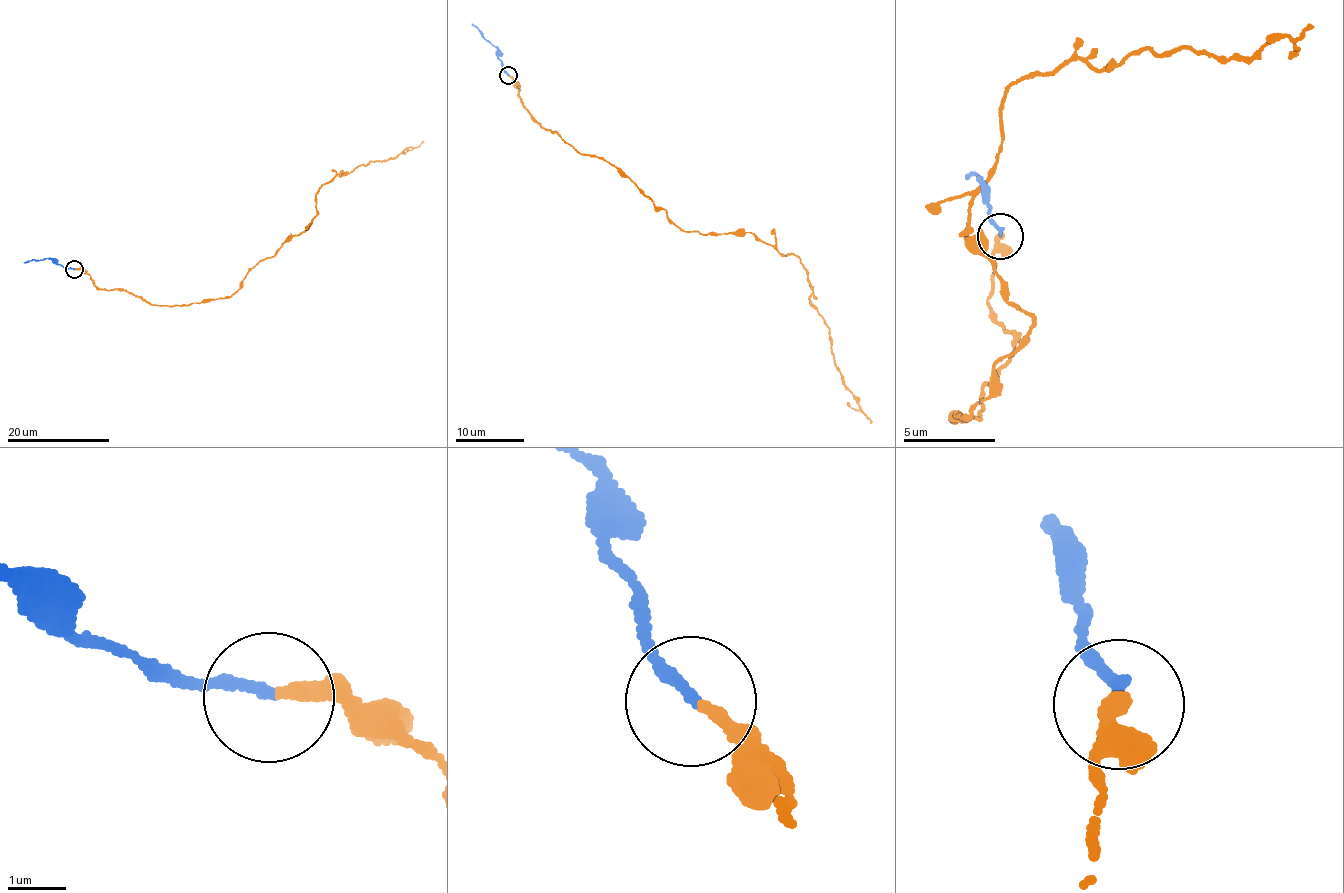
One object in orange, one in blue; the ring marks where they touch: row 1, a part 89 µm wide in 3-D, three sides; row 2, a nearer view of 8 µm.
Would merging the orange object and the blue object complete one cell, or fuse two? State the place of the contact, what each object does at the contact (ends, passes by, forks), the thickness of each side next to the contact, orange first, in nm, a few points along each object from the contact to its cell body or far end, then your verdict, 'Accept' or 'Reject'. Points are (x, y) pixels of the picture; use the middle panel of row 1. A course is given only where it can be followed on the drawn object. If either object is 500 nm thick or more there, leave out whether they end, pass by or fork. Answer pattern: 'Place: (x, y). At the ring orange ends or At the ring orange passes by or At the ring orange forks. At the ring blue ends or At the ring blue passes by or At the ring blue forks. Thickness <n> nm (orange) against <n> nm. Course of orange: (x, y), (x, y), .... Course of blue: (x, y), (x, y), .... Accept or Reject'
Place: (508, 75). At the ring orange ends. At the ring blue ends. Thickness 220 nm (orange) against 190 nm. Course of orange: (508, 76), (538, 123), (603, 158), (686, 232), (751, 233), (800, 259), (842, 384), (871, 424). Course of blue: (508, 76), (497, 48), (471, 24). Reject

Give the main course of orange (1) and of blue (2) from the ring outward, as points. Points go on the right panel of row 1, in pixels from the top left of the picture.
1: (1001, 237), (1015, 343), (948, 421), (1033, 316), (962, 236), (1013, 83), (1147, 47), (1252, 60), (1314, 28)
2: (1001, 237), (993, 228), (980, 178), (969, 176)

